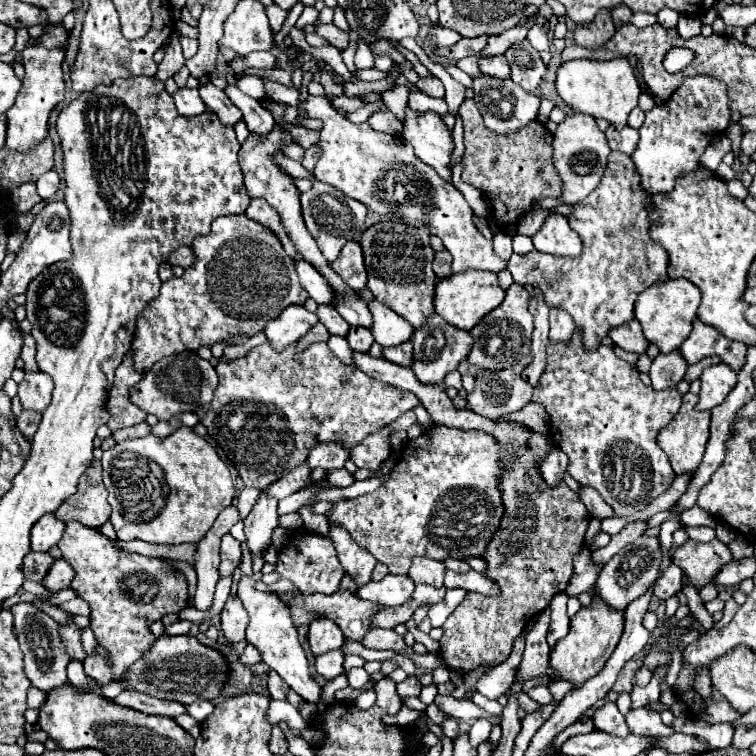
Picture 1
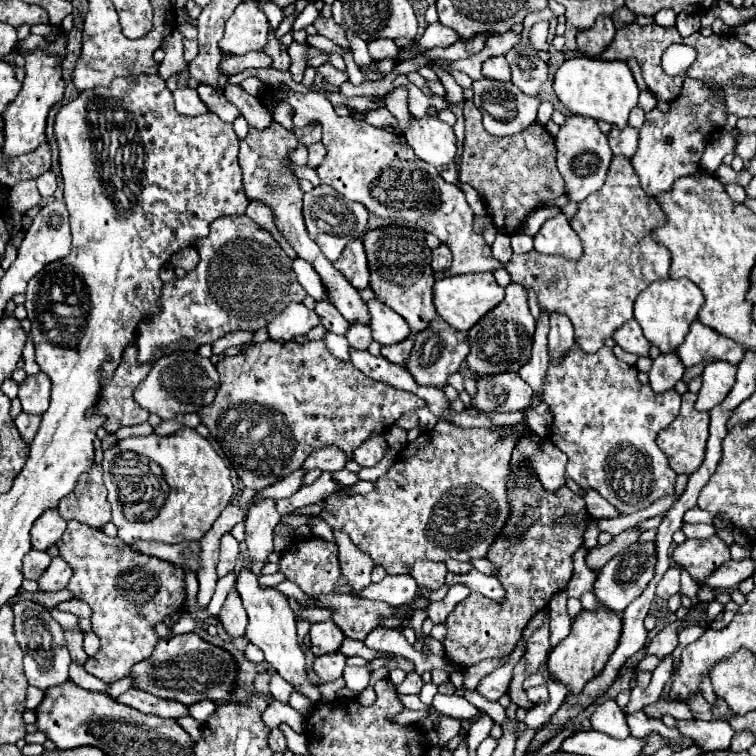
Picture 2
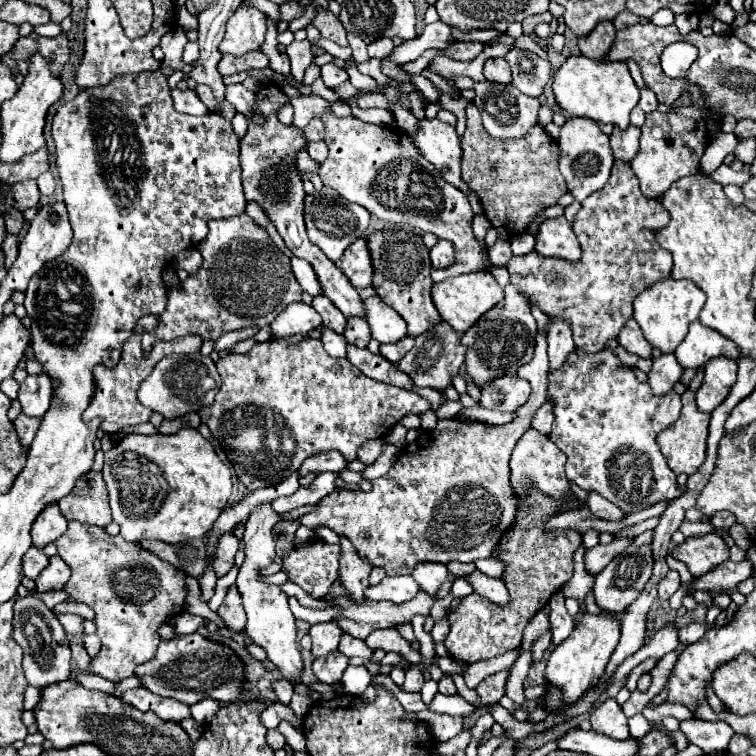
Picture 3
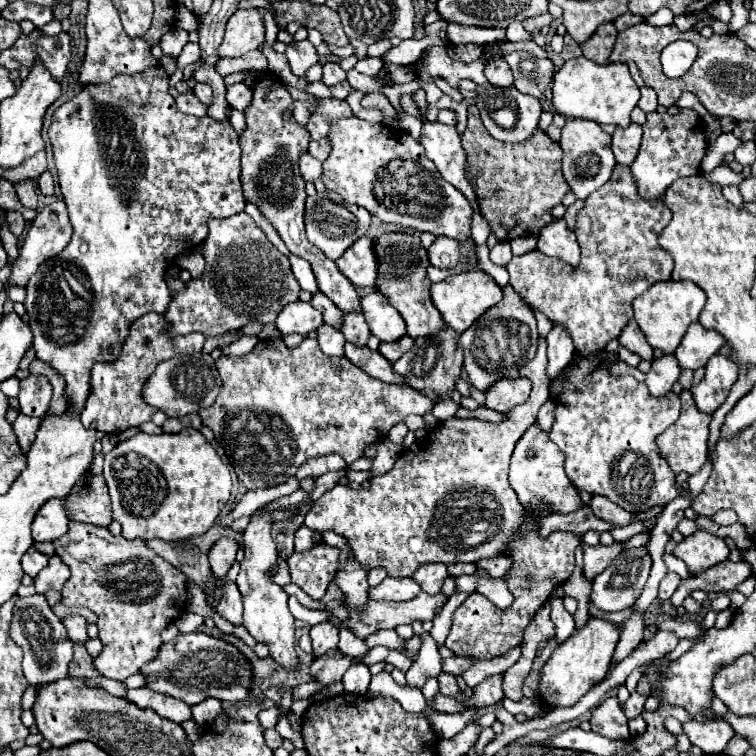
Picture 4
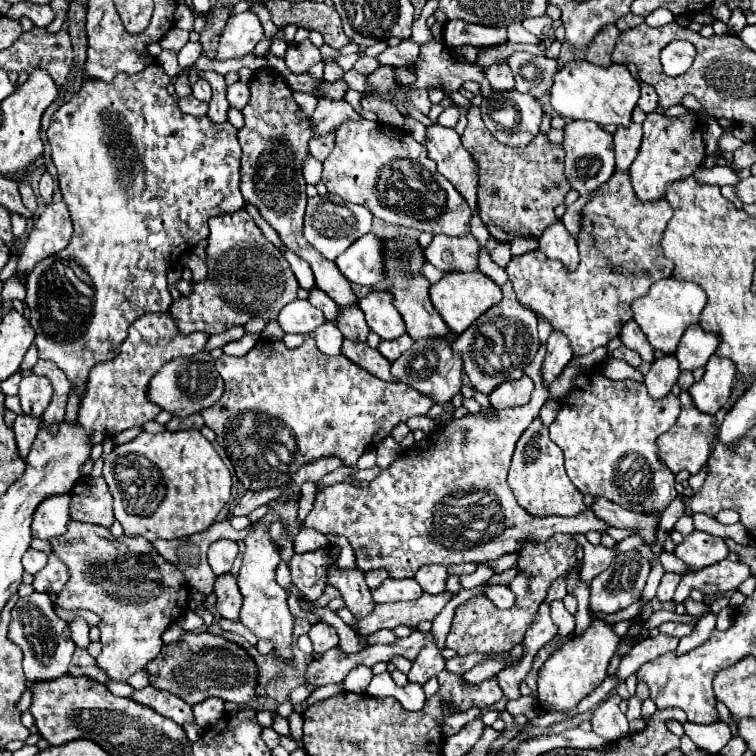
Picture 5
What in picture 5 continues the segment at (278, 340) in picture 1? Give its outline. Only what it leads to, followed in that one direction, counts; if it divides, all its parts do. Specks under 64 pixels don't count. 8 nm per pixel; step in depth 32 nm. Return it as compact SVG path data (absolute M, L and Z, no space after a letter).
M294 300L292 304L286 304L276 320L284 332L298 332L298 334L312 332L326 322L324 314L318 308L314 308L308 300Z

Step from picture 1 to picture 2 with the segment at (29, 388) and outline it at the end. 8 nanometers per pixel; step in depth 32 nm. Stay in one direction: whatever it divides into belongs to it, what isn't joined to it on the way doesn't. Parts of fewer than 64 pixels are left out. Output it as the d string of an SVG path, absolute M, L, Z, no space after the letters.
M44 372L26 376L26 380L20 384L18 398L22 402L22 410L26 414L44 414L50 405L52 381Z

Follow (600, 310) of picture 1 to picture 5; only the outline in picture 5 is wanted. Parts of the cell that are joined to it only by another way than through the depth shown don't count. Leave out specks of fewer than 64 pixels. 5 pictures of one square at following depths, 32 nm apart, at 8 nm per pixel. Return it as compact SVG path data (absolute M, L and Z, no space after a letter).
M616 170L608 184L604 184L582 208L582 230L578 236L580 264L574 272L568 272L558 260L544 258L540 250L526 252L522 256L512 256L512 260L506 266L506 272L510 282L514 284L514 292L520 304L542 316L552 326L552 330L562 332L570 340L574 356L584 356L598 346L606 346L612 338L618 336L620 324L632 318L630 304L632 300L648 292L648 288L652 286L652 274L654 282L672 274L672 262L664 256L660 248L660 240L670 218L672 206L668 206L668 200L640 202L632 190L628 172Z

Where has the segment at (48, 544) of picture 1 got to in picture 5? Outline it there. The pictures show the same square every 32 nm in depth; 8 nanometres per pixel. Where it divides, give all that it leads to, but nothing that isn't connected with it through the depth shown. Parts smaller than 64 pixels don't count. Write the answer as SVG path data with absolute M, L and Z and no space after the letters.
M70 494L50 496L42 500L32 516L32 536L50 540L66 532L70 520Z

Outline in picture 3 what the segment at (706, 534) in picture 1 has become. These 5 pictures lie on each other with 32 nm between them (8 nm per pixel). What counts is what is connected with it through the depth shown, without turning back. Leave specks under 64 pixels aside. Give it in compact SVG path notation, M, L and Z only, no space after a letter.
M684 520L684 524L680 524L680 532L684 536L698 536L698 534L710 534L714 528L706 526L706 524L696 524L696 522L688 522Z

